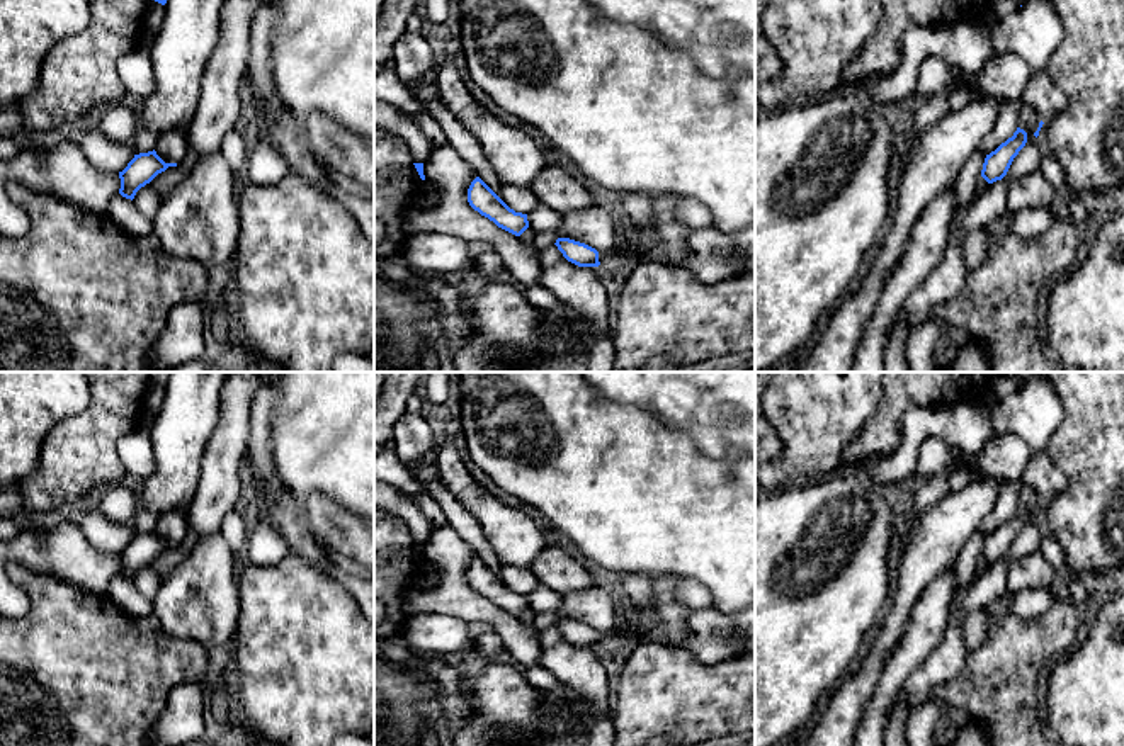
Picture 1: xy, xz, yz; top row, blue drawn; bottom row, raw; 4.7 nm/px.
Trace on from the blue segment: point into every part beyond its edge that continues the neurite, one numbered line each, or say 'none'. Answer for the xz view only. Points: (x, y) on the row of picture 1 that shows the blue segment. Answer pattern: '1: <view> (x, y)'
1: xz (669, 248)

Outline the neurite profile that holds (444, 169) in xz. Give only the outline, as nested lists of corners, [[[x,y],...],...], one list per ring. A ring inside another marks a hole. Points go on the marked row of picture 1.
[[[449,143],[434,148],[423,163],[423,175],[425,182],[435,187],[439,202],[429,209],[413,209],[405,218],[408,236],[444,233],[464,243],[488,243],[502,258],[508,280],[522,287],[539,285],[539,245],[524,243],[469,206],[468,189],[478,175]]]

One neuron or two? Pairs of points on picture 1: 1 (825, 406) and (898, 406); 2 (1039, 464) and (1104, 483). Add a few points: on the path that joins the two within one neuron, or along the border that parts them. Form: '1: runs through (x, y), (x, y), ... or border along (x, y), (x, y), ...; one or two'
1: border along (883, 389), (885, 398); two
2: border along (1044, 451), (1067, 480), (1067, 486), (1044, 503); two

